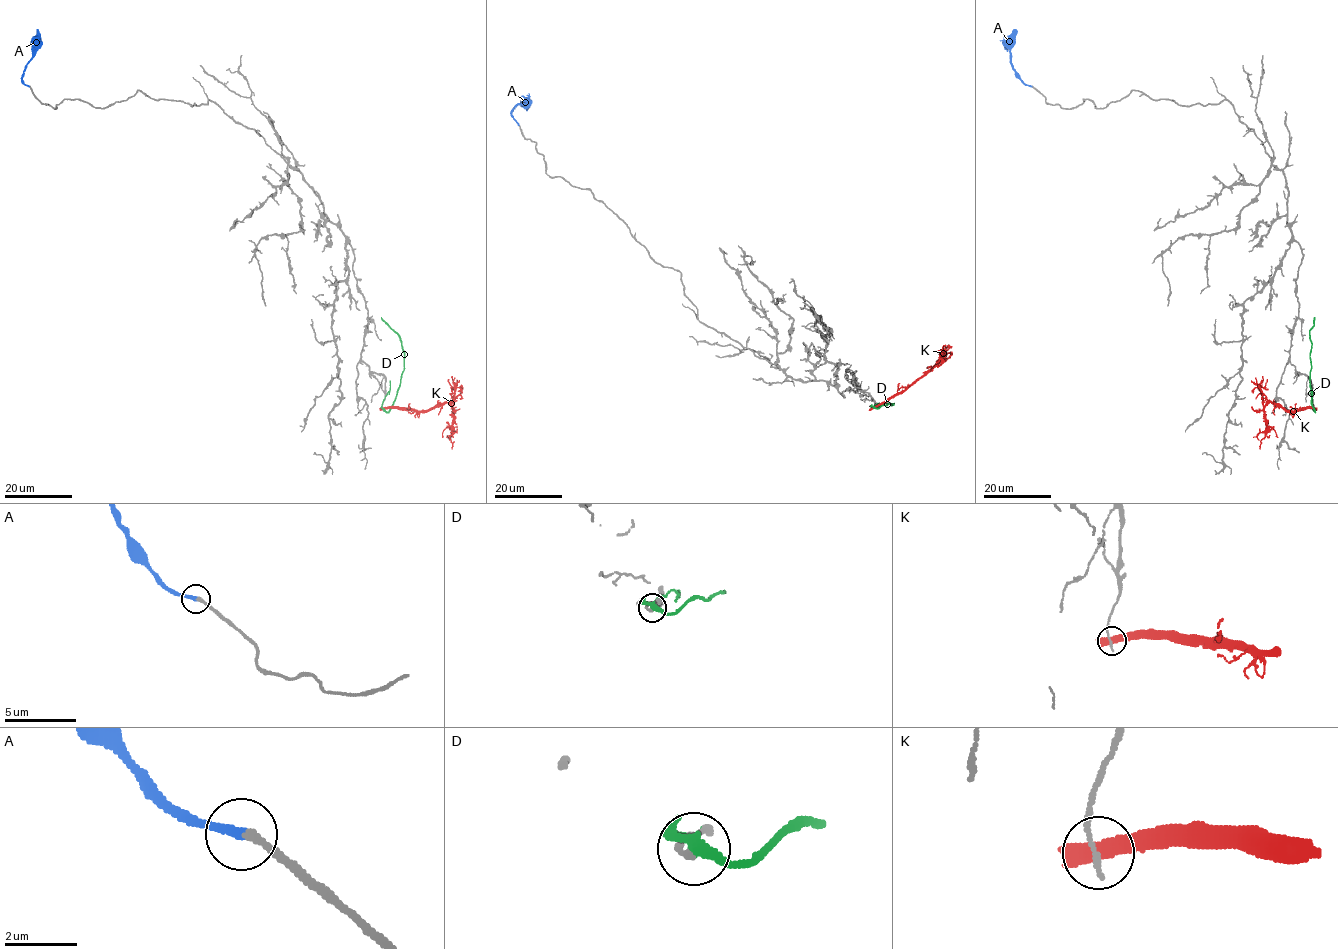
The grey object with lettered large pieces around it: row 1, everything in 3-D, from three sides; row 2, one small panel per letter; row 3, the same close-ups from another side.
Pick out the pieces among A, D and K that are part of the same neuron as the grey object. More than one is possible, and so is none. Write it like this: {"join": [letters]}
{"join": ["A"]}

